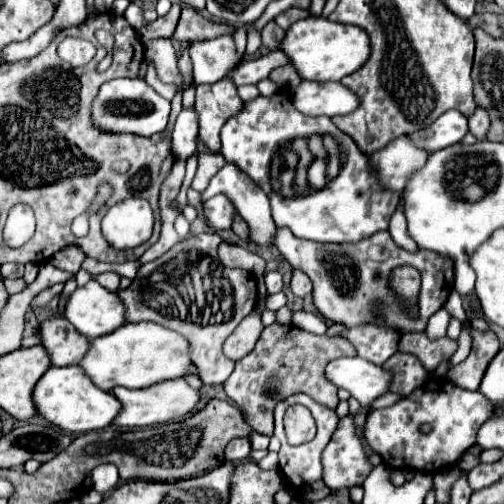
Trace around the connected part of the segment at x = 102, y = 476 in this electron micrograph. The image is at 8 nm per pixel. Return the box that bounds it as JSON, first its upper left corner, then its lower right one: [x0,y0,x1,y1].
[93,463,119,495]

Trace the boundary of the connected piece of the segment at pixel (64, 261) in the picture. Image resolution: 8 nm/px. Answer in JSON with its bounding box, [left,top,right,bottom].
[49,245,85,273]

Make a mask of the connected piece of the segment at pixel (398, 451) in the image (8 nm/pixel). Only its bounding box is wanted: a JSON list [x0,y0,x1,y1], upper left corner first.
[363,377,487,473]

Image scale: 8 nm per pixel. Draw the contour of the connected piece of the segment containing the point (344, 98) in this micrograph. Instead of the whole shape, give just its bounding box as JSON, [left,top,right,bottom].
[291,81,359,115]

